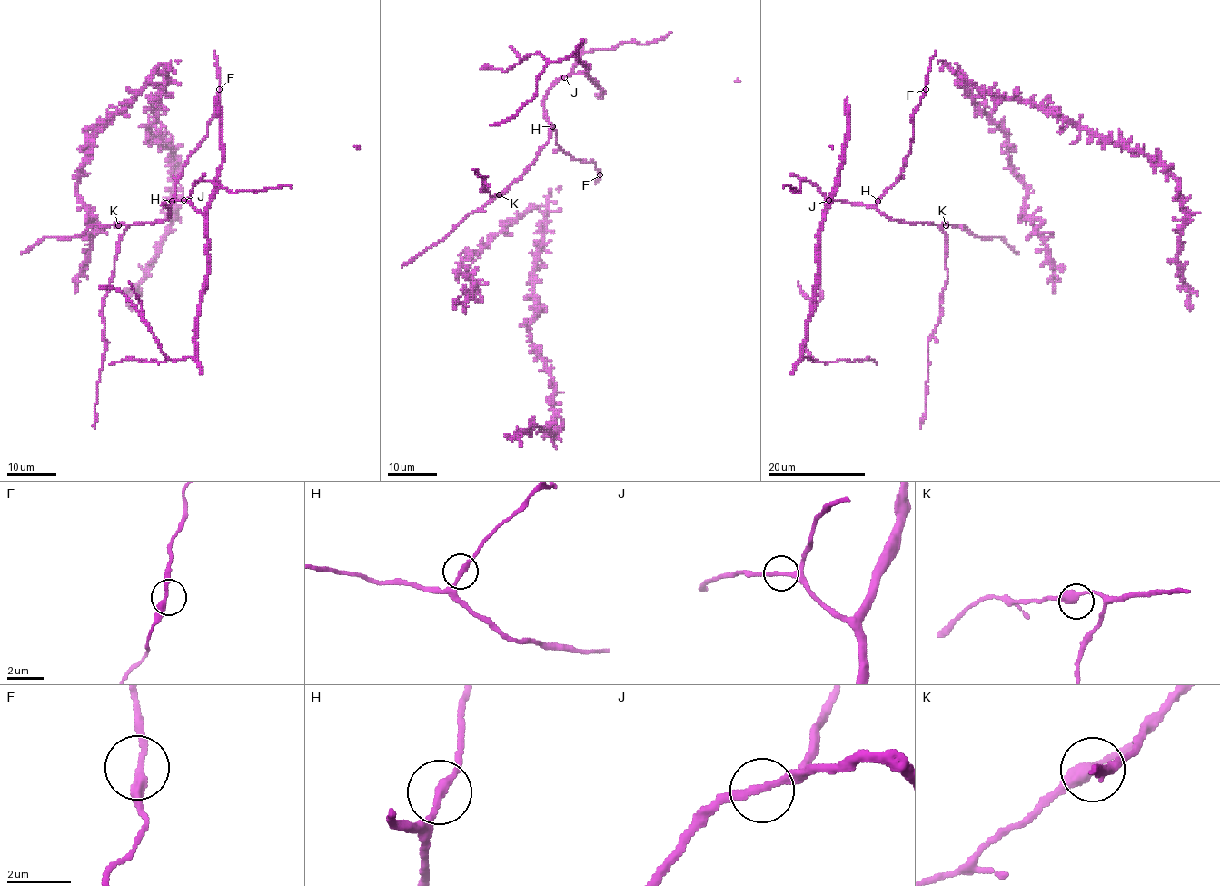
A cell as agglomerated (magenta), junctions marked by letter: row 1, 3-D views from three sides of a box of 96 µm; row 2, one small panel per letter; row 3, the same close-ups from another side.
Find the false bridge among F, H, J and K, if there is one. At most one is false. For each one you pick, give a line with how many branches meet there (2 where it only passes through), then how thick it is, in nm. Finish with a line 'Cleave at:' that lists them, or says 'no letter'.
Cleave at: no letter

